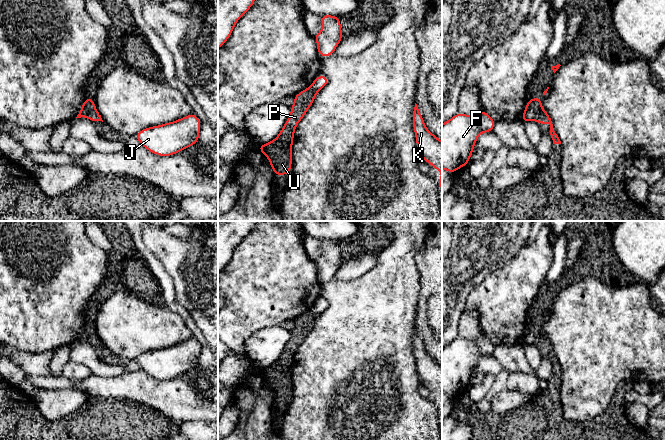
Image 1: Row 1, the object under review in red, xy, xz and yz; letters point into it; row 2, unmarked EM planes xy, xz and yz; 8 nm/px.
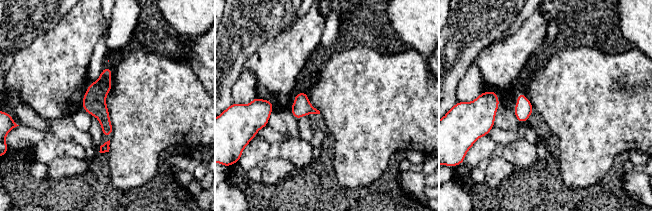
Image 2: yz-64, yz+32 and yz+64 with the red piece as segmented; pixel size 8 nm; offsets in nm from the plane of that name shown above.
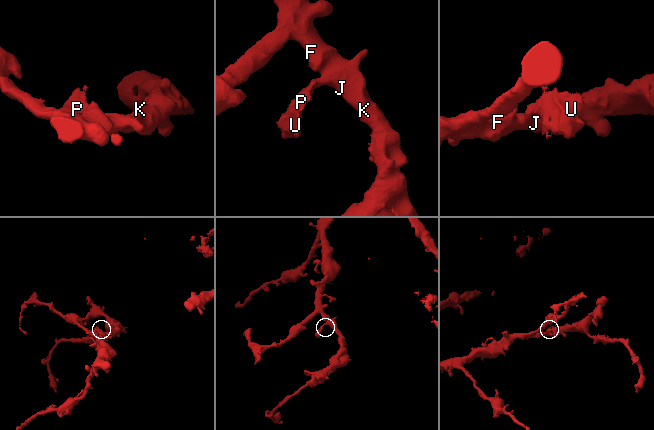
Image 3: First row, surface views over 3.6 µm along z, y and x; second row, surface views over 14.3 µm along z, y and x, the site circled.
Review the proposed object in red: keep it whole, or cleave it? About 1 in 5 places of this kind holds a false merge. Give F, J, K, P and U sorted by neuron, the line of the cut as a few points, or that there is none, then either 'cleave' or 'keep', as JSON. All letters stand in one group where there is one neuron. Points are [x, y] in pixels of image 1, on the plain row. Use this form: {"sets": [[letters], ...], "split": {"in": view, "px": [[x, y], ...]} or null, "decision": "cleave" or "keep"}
{"sets": [["F", "J", "K", "P", "U"]], "split": null, "decision": "keep"}

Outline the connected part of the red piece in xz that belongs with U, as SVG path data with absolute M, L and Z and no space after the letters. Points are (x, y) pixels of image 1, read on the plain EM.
M319 299L311 310L294 320L294 328L290 331L291 338L278 360L269 367L260 368L259 376L268 383L275 399L290 398L292 389L292 369L297 348L303 343L313 328L317 317L329 306L329 302Z

